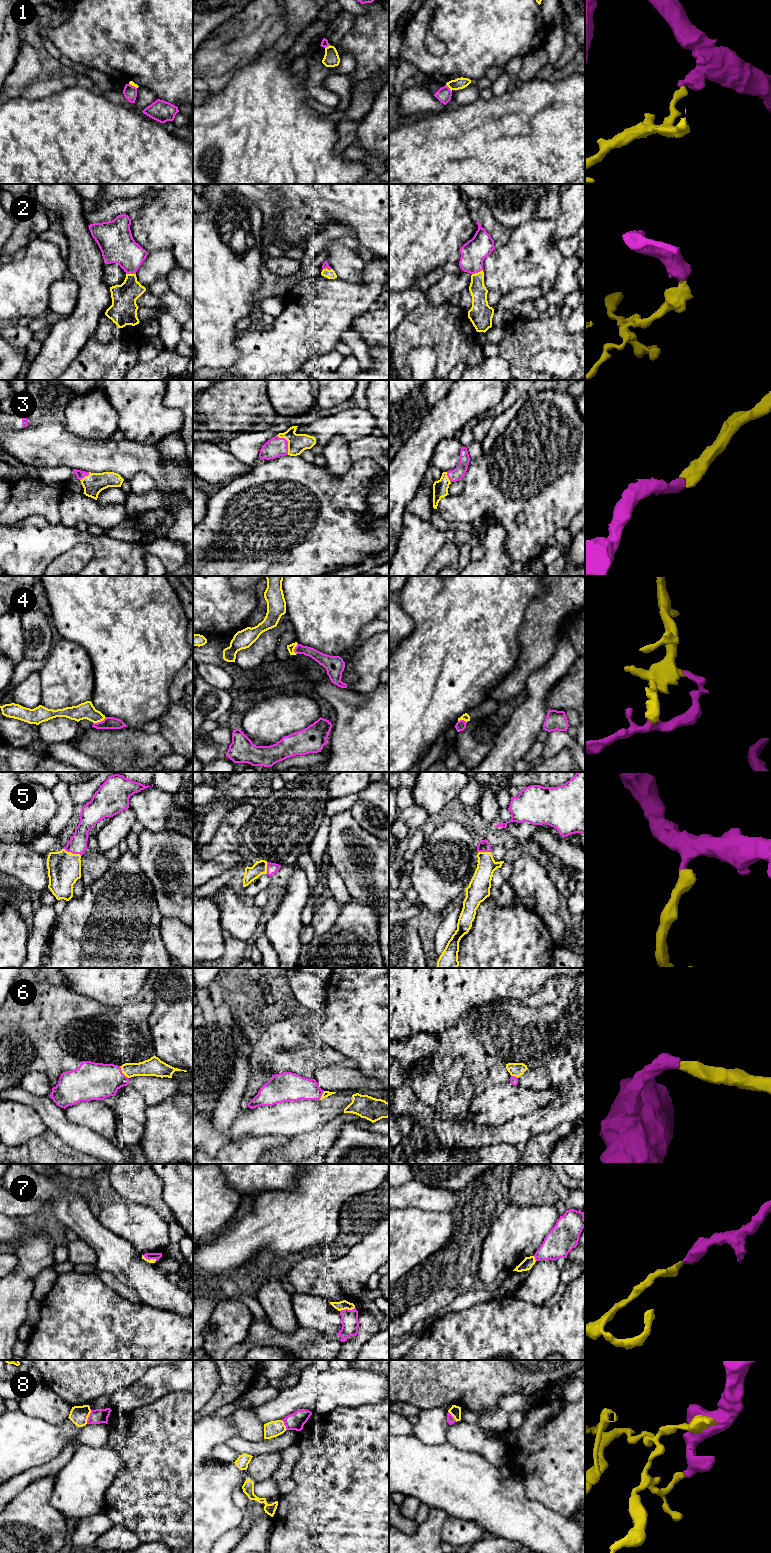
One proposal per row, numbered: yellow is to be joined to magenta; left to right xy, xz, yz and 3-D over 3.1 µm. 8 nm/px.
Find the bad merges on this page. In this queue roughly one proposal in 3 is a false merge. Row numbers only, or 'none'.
1, 4, 8

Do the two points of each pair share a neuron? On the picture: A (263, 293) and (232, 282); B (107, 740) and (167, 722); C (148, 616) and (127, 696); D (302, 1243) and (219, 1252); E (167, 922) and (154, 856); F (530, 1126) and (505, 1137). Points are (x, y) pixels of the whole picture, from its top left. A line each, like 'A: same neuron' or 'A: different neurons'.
A: different neurons
B: different neurons
C: same neuron
D: same neuron
E: different neurons
F: same neuron

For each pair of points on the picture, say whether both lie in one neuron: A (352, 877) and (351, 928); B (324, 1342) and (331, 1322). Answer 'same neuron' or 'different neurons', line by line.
A: different neurons
B: different neurons

